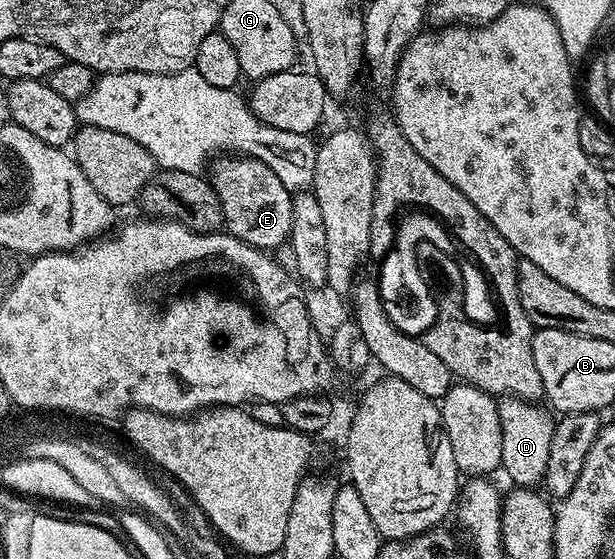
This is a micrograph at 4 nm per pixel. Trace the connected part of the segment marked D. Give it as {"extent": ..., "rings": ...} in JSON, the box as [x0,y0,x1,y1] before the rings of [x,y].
{"extent":[498,396,556,487],"rings":[[[504,396],[498,402],[498,416],[502,420],[503,473],[508,473],[513,487],[539,487],[546,476],[546,463],[550,461],[550,436],[554,436],[556,427],[553,415],[543,405]]]}

